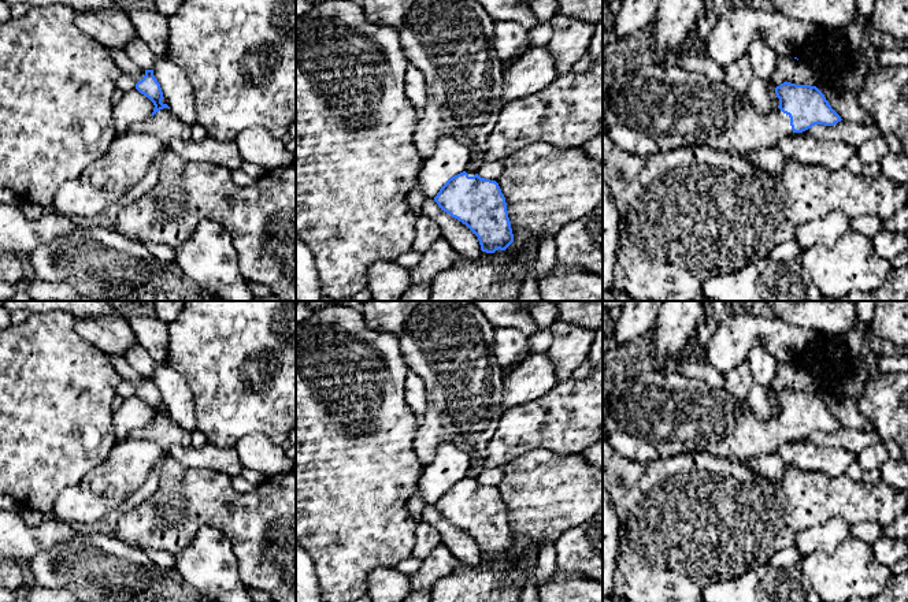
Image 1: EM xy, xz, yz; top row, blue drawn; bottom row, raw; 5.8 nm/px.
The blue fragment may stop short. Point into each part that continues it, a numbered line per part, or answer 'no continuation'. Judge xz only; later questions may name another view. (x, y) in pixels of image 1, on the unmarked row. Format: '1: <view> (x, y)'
1: xz (449, 344)

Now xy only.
1: xy (165, 431)

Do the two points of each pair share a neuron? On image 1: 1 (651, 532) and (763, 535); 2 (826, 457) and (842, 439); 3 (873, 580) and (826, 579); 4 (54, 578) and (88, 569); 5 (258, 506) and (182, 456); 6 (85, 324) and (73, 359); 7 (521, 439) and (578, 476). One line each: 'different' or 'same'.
1: same
2: different
3: same
4: same
5: different
6: different
7: different

